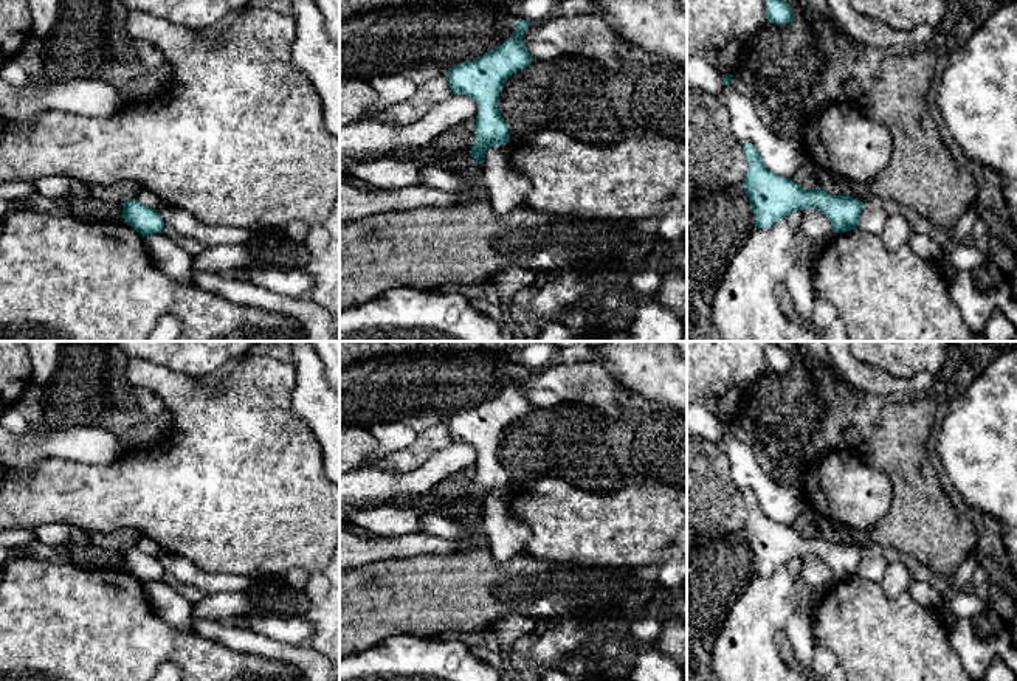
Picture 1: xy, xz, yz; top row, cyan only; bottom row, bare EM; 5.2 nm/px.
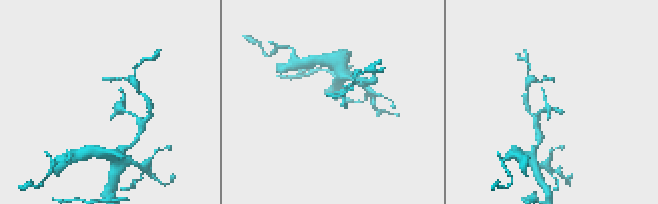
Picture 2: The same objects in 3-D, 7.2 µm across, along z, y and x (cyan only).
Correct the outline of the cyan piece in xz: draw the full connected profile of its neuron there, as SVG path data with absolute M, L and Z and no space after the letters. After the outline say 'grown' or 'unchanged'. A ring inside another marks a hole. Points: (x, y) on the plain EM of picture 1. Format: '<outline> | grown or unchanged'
M518 366L513 382L501 394L445 419L453 441L470 444L477 453L470 501L481 513L491 493L510 489L498 448L505 428L533 408L522 389L524 379L532 372Z | unchanged

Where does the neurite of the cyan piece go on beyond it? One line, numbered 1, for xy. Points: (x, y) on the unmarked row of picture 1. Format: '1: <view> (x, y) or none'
1: none

